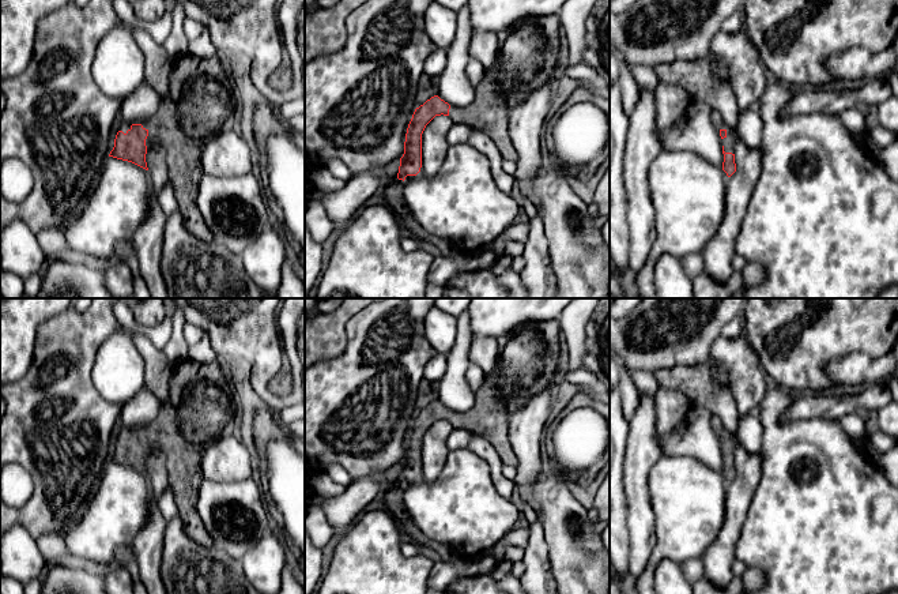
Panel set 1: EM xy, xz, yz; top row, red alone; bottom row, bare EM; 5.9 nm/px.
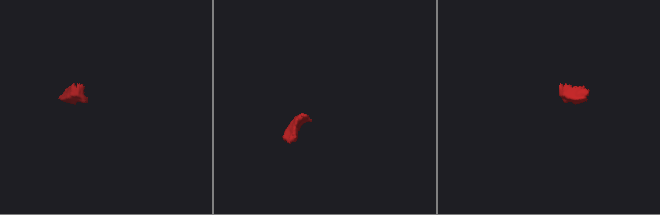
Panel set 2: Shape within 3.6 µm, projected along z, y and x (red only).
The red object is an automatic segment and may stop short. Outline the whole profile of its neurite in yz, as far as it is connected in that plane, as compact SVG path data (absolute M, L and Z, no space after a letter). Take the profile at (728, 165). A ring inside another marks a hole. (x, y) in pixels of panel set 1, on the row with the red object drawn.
M720 129L720 136L724 154L722 170L727 173L728 177L731 177L736 172L735 154L733 154L733 144L735 144L733 132L731 129Z

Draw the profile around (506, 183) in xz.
M473 129L468 144L478 148L488 158L491 176L497 187L505 193L514 195L517 192L516 177L503 172L503 158L494 142L482 131Z

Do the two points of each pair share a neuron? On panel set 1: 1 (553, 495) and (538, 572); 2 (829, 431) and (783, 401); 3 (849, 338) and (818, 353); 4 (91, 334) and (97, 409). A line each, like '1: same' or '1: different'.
1: different
2: same
3: same
4: same

